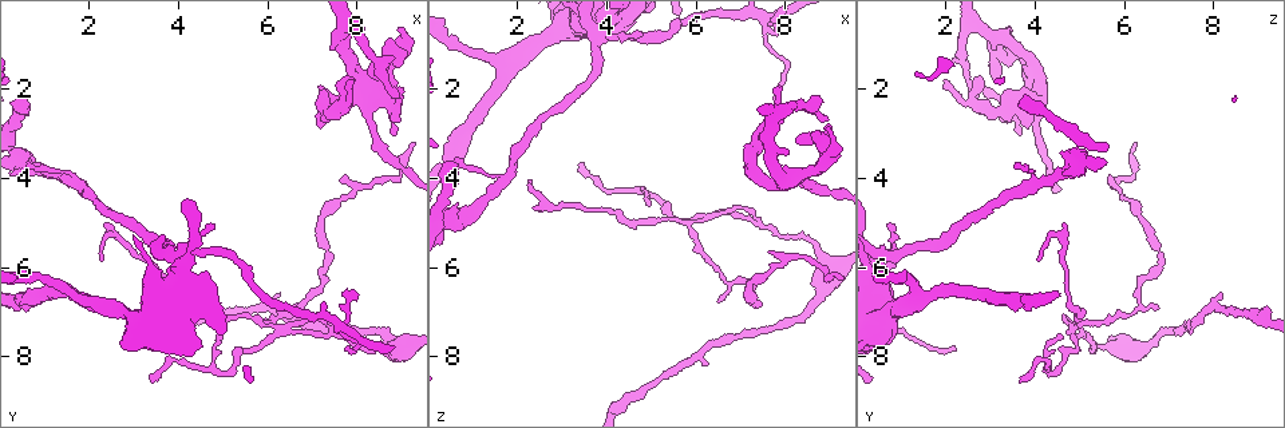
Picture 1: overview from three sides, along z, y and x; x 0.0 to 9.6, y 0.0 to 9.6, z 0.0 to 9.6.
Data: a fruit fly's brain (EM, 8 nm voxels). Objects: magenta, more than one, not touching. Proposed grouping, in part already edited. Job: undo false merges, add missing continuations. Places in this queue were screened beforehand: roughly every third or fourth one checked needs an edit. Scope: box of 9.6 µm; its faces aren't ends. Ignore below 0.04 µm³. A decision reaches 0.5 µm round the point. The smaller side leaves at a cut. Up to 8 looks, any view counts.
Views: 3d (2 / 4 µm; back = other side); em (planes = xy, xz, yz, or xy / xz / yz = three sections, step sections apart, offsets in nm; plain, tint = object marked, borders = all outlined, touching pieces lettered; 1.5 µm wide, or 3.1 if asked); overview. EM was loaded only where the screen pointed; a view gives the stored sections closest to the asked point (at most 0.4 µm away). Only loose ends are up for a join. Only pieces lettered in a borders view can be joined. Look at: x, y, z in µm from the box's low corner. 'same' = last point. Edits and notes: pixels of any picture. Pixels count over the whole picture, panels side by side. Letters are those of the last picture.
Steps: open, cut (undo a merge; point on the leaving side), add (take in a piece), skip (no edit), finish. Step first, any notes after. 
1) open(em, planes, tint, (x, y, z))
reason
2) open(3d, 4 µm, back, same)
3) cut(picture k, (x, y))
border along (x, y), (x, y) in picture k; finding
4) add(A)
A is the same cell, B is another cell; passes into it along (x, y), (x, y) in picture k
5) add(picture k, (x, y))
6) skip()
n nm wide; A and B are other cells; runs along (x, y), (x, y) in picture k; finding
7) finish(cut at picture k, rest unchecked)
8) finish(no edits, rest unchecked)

open(em, planes, borders, (2.25, 5.80, 4.10))
free end

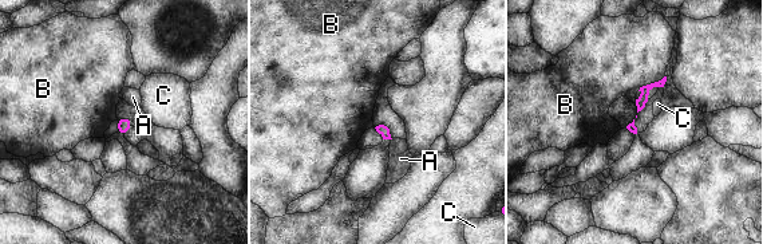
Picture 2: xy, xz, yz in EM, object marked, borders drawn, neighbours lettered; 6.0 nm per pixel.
skip()
70 nm wide; A, B and C are other cells; border along (664, 75), (637, 90) in picture 2; no lettered piece goes on from it

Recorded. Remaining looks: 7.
open(em, xy, step 8, plain, (7.80, 7.80, 2.25))

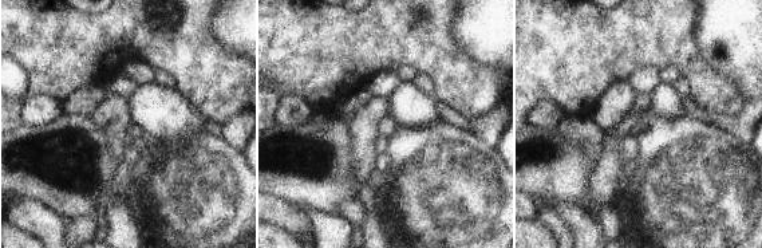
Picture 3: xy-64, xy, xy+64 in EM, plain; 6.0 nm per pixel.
open(em, xy, step 8, borders, same)
see the neighbours

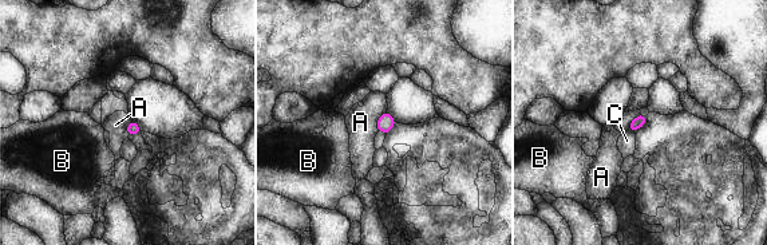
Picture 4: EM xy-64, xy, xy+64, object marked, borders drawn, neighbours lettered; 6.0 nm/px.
skip()
A, B and C are other cells; border along (386, 110), (376, 122), (378, 131) in picture 4; no lettered piece goes on from it

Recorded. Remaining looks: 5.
open(em, xz, step 8, tint, (5.90, 7.30, 5.10))

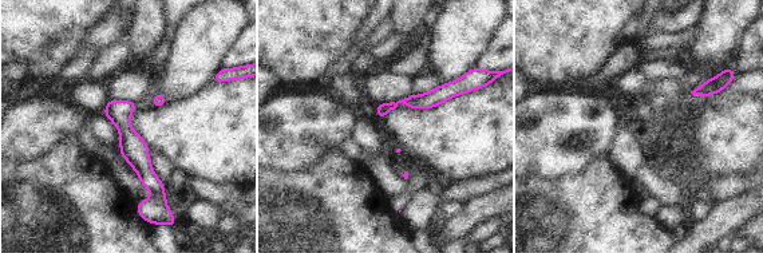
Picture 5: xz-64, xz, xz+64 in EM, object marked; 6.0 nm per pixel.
open(em, planes, tint, same)
cut it another way

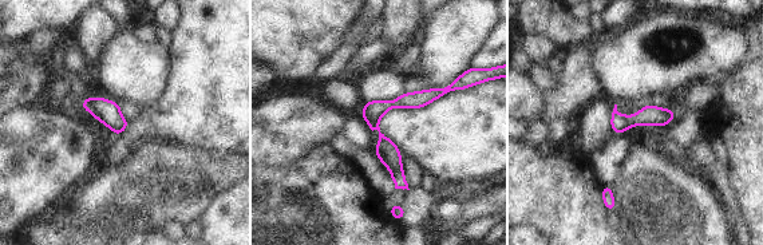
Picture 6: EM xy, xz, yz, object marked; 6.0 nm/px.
open(em, planes, borders, same)

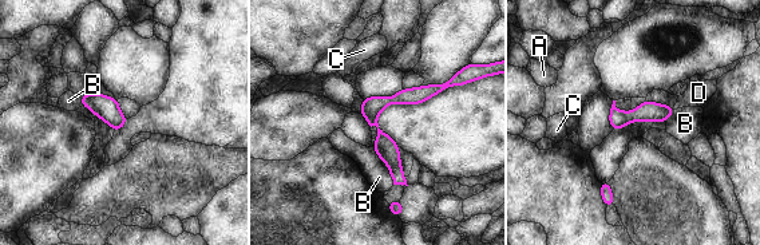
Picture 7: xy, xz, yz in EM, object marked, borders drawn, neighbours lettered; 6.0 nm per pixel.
skip()
120 nm wide; A, B, C and D are other cells; border along (387, 169), (394, 184) in picture 7; continuous, no second neuron

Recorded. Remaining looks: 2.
finish(no edits, rest unchecked)

